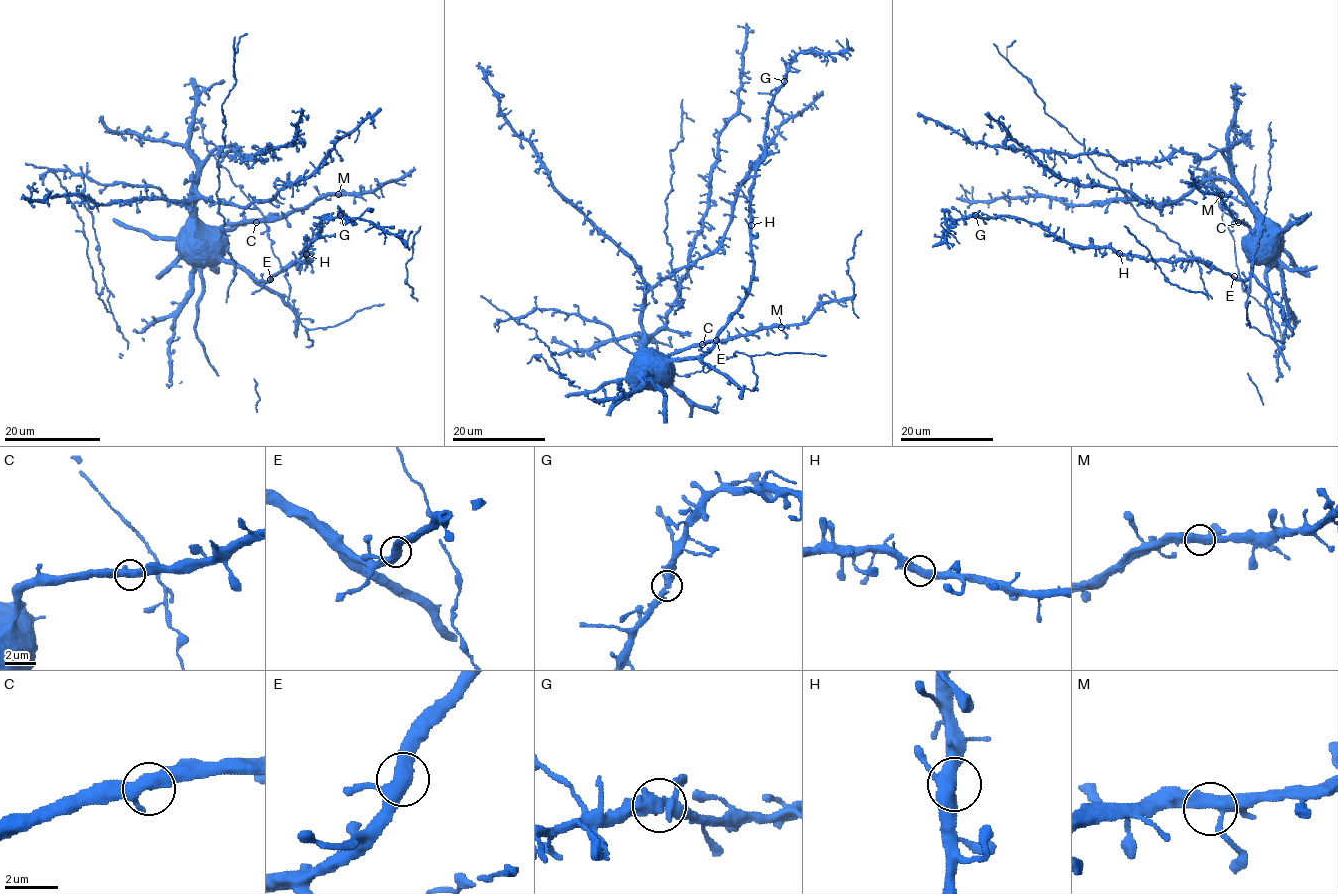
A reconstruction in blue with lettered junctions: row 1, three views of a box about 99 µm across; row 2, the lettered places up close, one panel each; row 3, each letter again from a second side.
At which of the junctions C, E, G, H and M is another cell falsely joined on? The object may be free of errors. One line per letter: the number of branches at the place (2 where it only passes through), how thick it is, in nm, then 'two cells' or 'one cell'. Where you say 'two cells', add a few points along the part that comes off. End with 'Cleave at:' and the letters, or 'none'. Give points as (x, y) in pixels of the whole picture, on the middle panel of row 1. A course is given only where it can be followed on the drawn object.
C: 3 | 400 nm | one cell
E: 3 | 380 nm | one cell
G: 3 | 400 nm | one cell
H: 3 | 400 nm | one cell
M: 3 | 400 nm | one cell
Cleave at: none

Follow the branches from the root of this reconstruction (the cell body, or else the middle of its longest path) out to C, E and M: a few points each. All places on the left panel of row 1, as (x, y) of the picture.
C: (193, 217), (214, 238), (217, 238), (227, 224), (256, 222)
E: (193, 217), (196, 228), (224, 259), (233, 259), (263, 282), (270, 279)
M: (193, 217), (206, 233), (217, 238), (227, 224), (286, 217), (305, 210), (320, 199), (338, 194)

